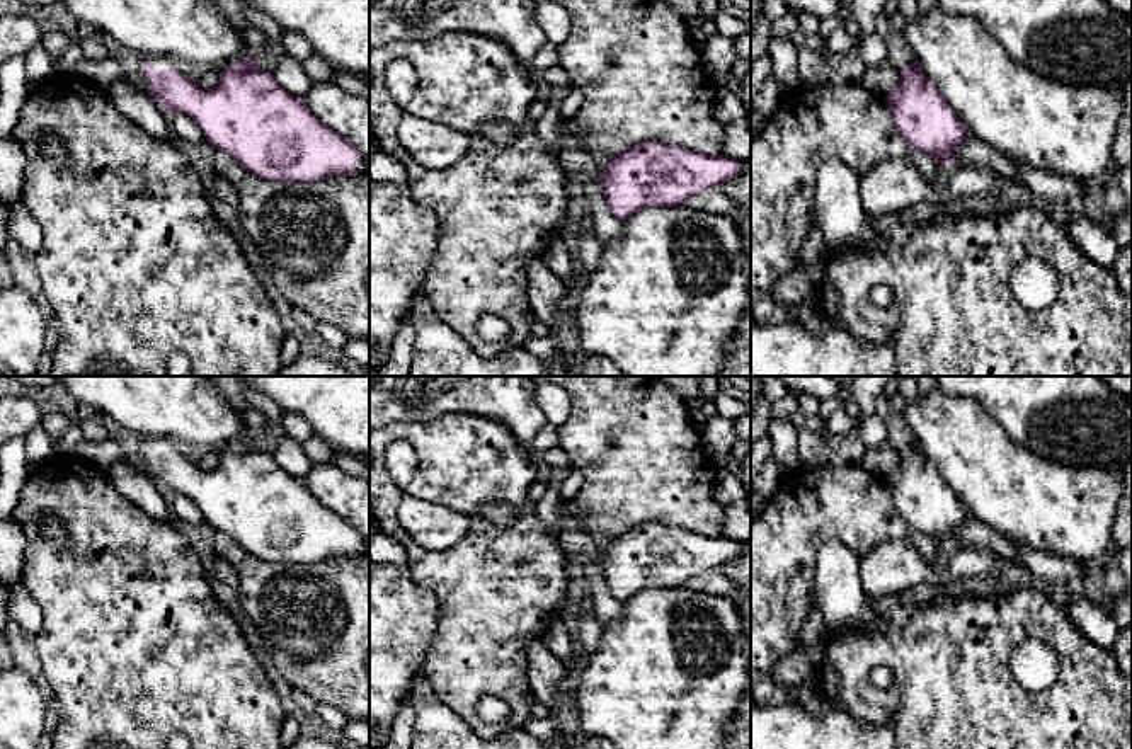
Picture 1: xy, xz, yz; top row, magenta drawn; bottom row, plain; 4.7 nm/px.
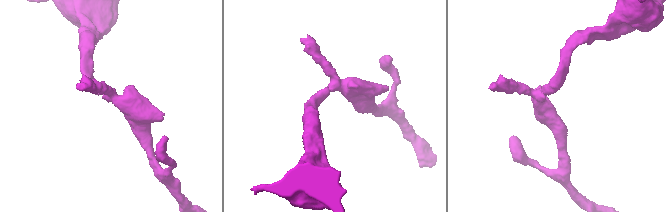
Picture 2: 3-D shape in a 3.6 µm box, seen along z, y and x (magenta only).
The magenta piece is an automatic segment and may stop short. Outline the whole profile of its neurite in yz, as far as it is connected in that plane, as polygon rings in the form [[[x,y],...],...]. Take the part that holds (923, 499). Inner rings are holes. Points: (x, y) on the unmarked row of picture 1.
[[[919,444],[900,449],[900,463],[885,478],[892,502],[906,524],[938,545],[955,545],[953,531],[969,519],[969,511],[948,487]]]

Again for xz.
[[[645,523],[611,538],[601,569],[611,594],[625,603],[642,589],[679,589],[691,577],[734,560],[742,545],[679,526]]]

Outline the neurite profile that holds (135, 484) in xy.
[[[121,458],[106,470],[106,477],[117,492],[153,519],[172,519],[169,494],[143,468]]]

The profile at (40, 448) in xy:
[[[41,424],[29,431],[24,437],[26,437],[27,468],[31,475],[41,463],[49,461],[56,455],[56,449],[51,437],[48,436]]]

